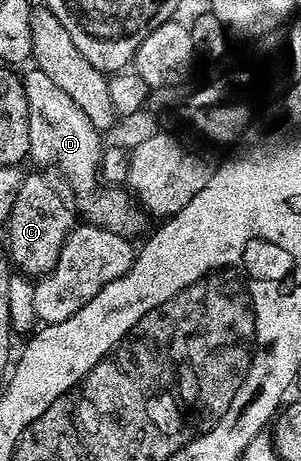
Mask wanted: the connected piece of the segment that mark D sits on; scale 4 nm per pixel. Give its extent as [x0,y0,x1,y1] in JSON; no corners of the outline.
[21,65,149,237]

